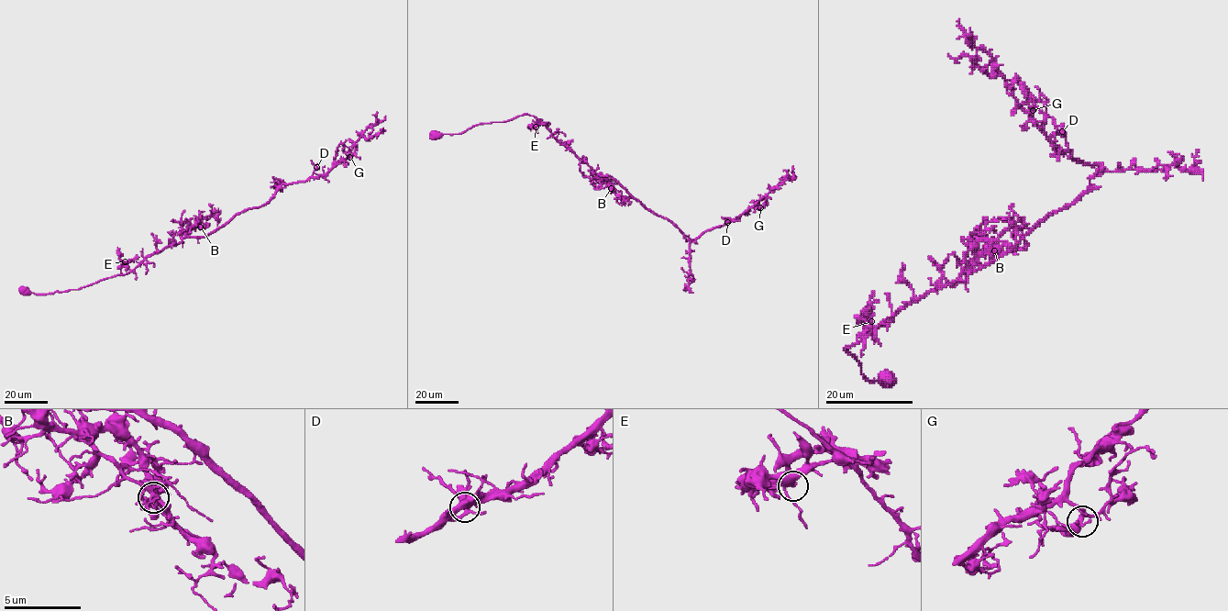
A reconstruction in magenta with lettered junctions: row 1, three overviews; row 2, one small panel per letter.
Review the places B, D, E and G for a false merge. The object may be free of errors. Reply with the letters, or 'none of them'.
E

